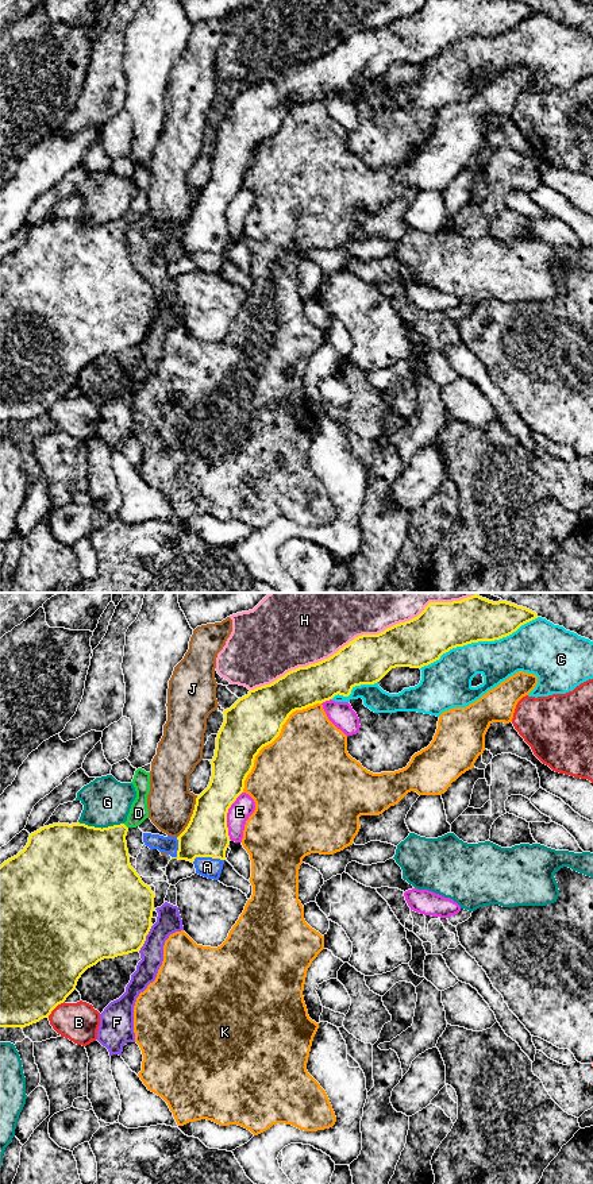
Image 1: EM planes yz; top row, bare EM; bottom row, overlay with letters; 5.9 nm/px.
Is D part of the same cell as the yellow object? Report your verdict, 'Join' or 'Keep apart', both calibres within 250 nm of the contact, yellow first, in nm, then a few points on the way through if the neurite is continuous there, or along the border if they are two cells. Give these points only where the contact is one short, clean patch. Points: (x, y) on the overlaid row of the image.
Join. Thickness 360 nm (yellow) against 110 nm. Path across: yz (99, 859), (108, 844), (126, 826), (138, 813)

